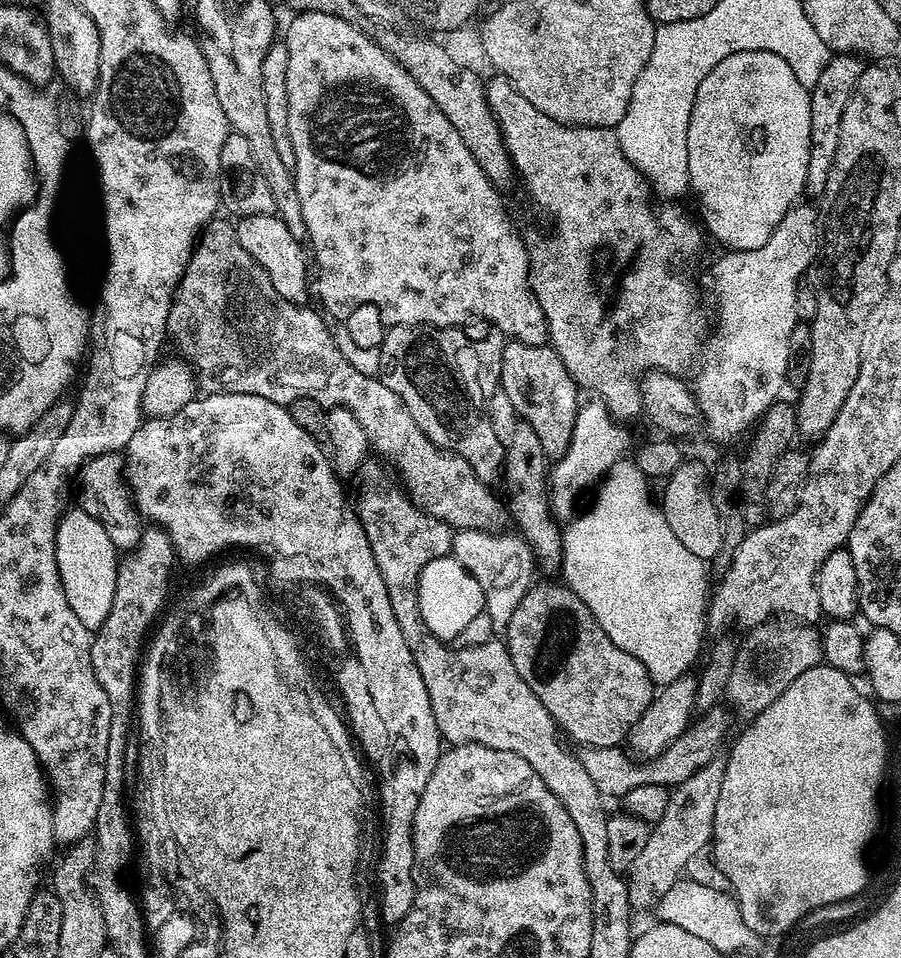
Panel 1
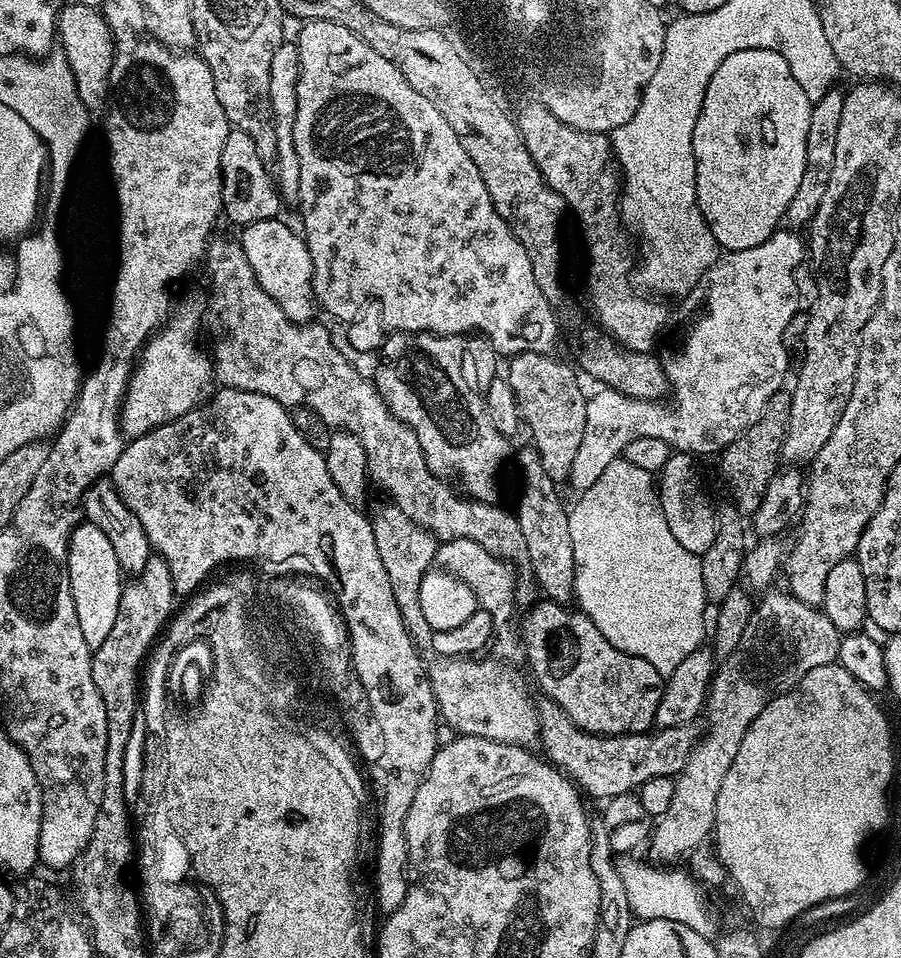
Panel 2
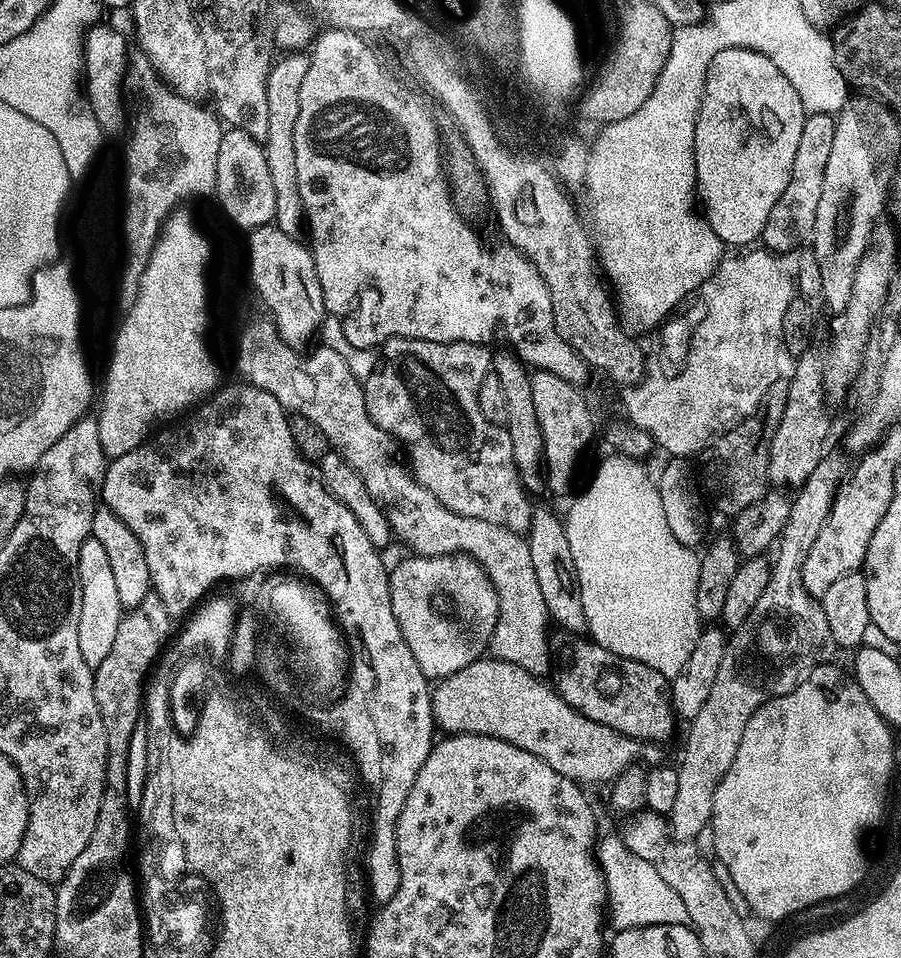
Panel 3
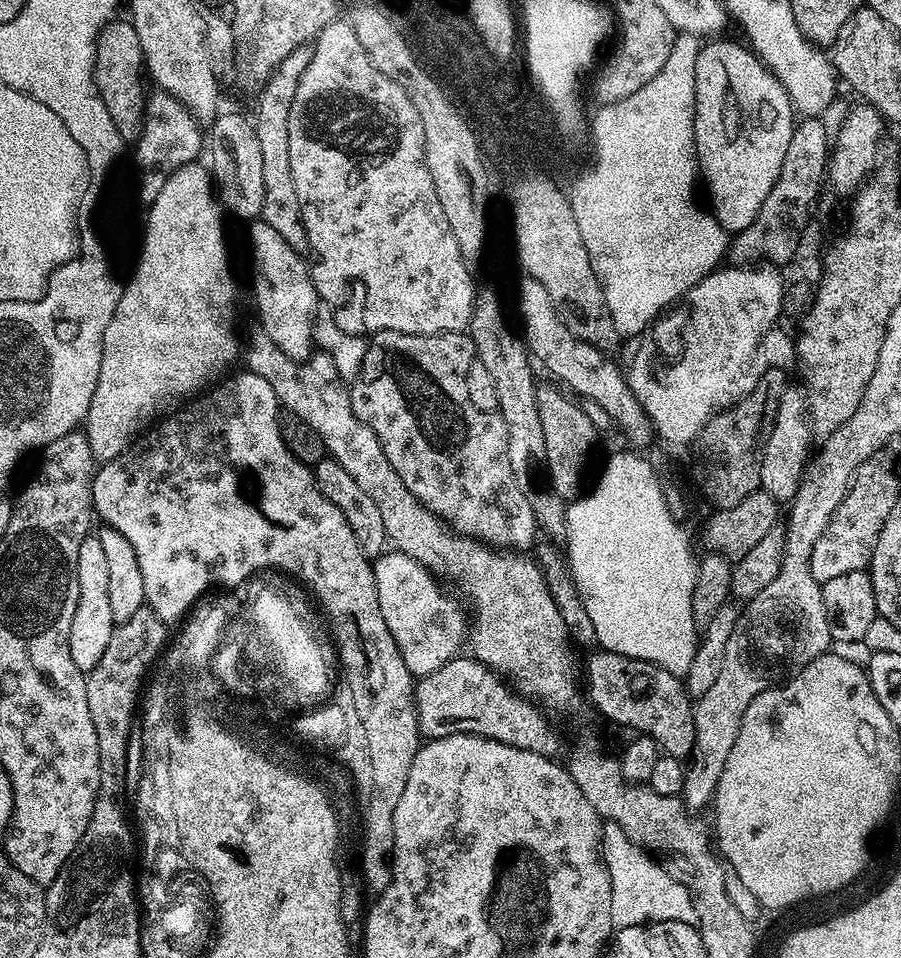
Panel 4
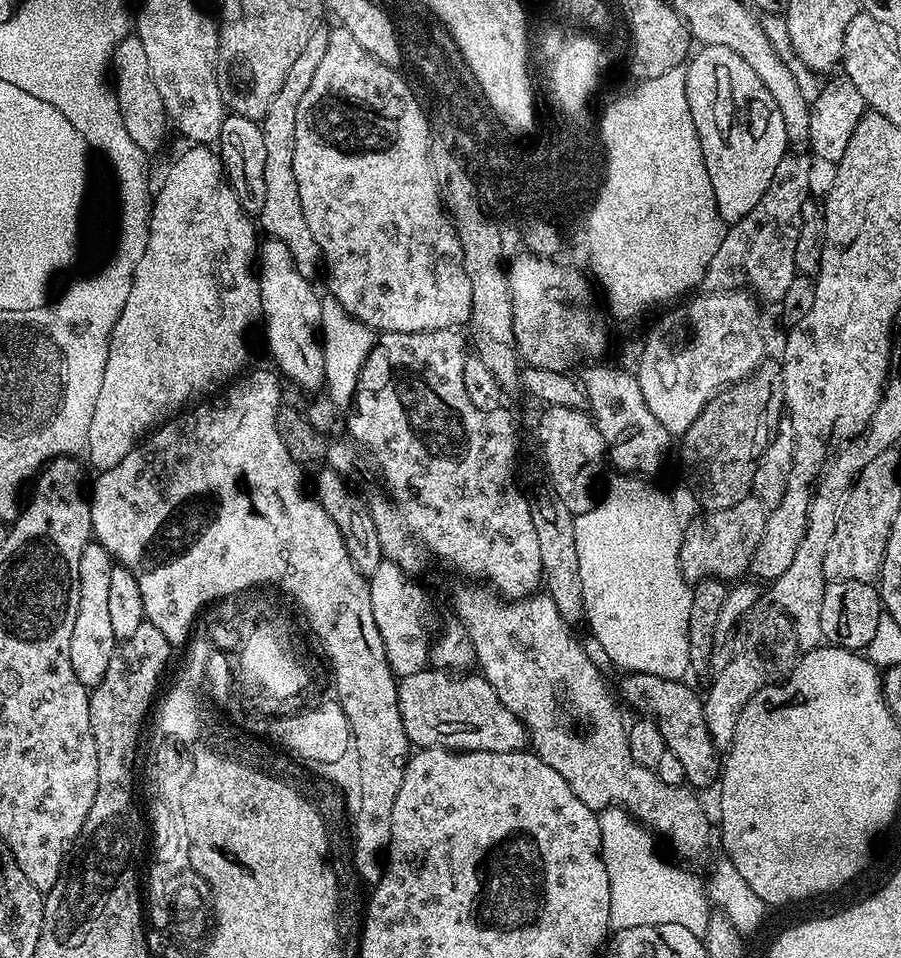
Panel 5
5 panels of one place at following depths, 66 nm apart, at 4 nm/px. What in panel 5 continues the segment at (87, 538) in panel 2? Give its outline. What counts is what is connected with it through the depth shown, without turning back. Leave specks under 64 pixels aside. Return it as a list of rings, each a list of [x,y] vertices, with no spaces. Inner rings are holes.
[[[92,542],[82,550],[80,559],[80,605],[78,606],[78,618],[74,618],[74,634],[72,635],[72,665],[74,674],[80,676],[85,688],[91,690],[102,682],[106,674],[106,667],[110,666],[110,658],[114,651],[114,637],[110,626],[110,574],[114,567],[112,556],[102,545]]]

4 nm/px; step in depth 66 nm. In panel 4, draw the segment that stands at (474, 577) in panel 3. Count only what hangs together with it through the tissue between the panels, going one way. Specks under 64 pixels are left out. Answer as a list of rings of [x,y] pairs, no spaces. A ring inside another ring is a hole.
[[[395,550],[381,554],[373,561],[372,568],[382,618],[412,676],[419,678],[433,673],[455,659],[461,651],[460,646],[467,641],[470,624],[459,602],[443,596],[437,577],[416,559]]]

